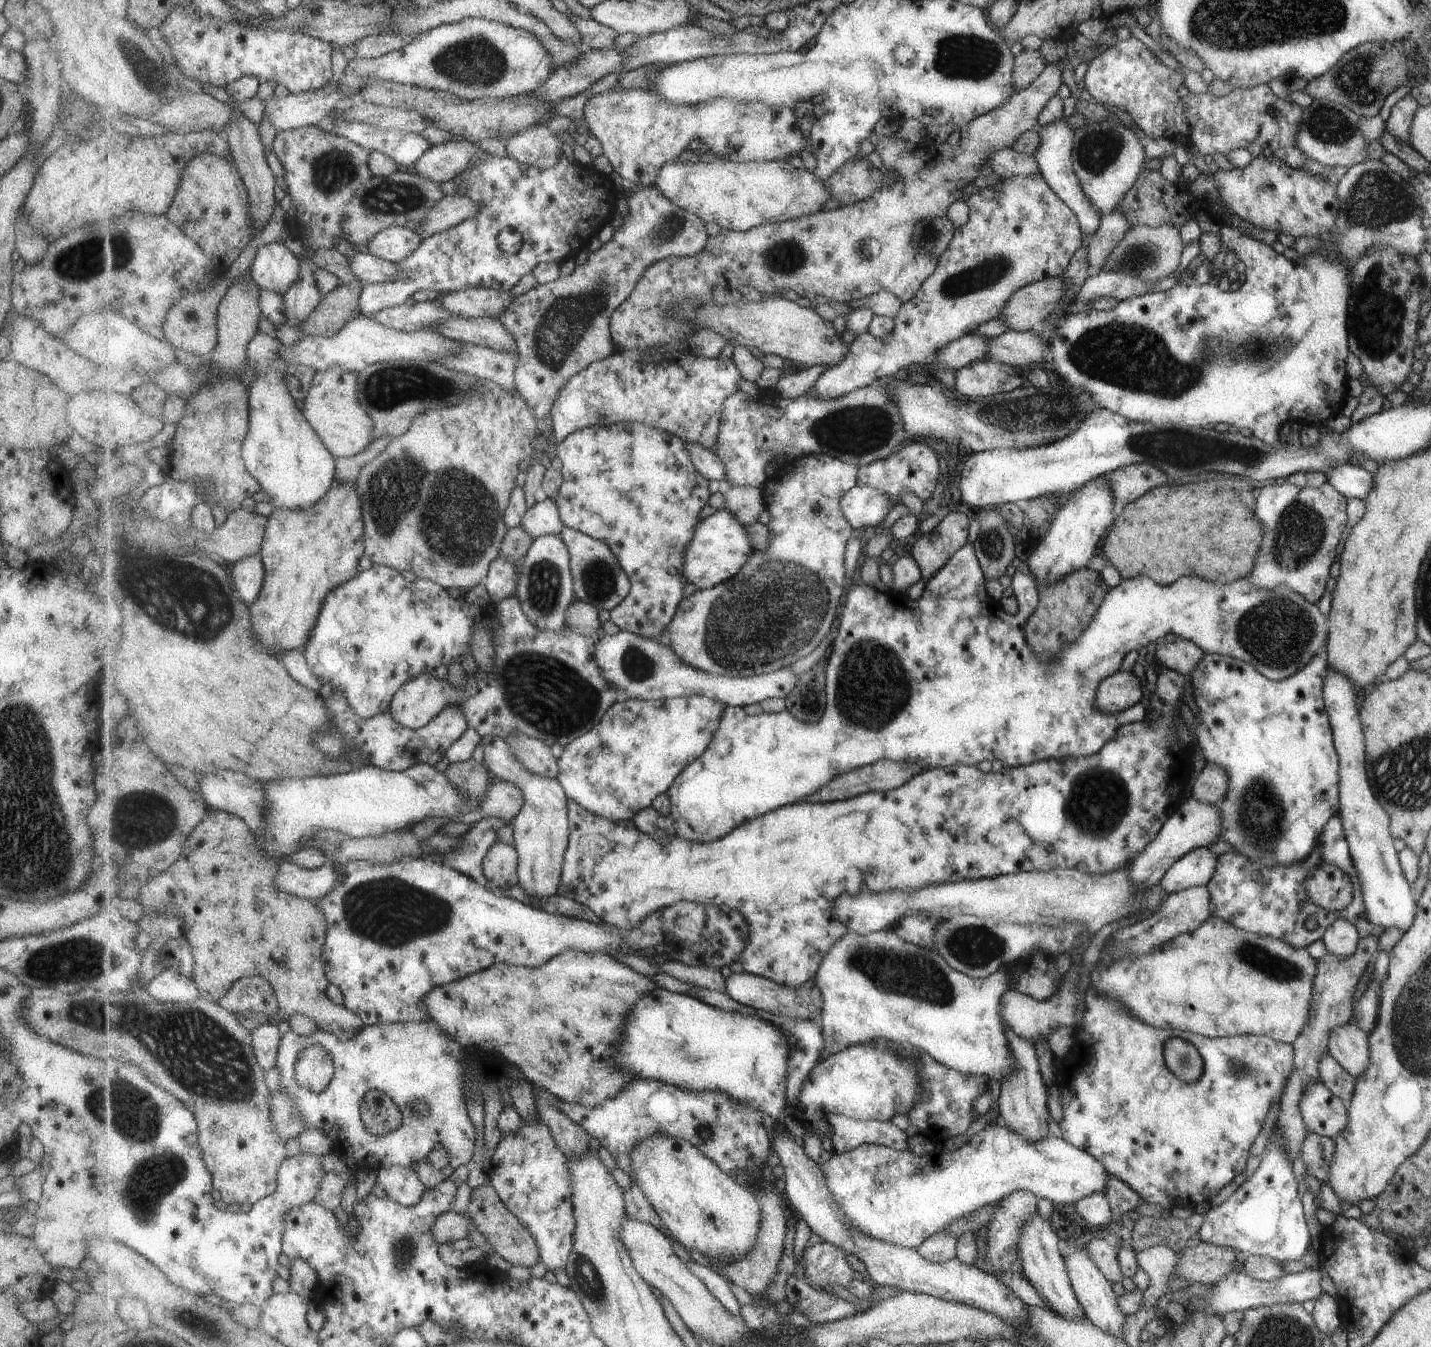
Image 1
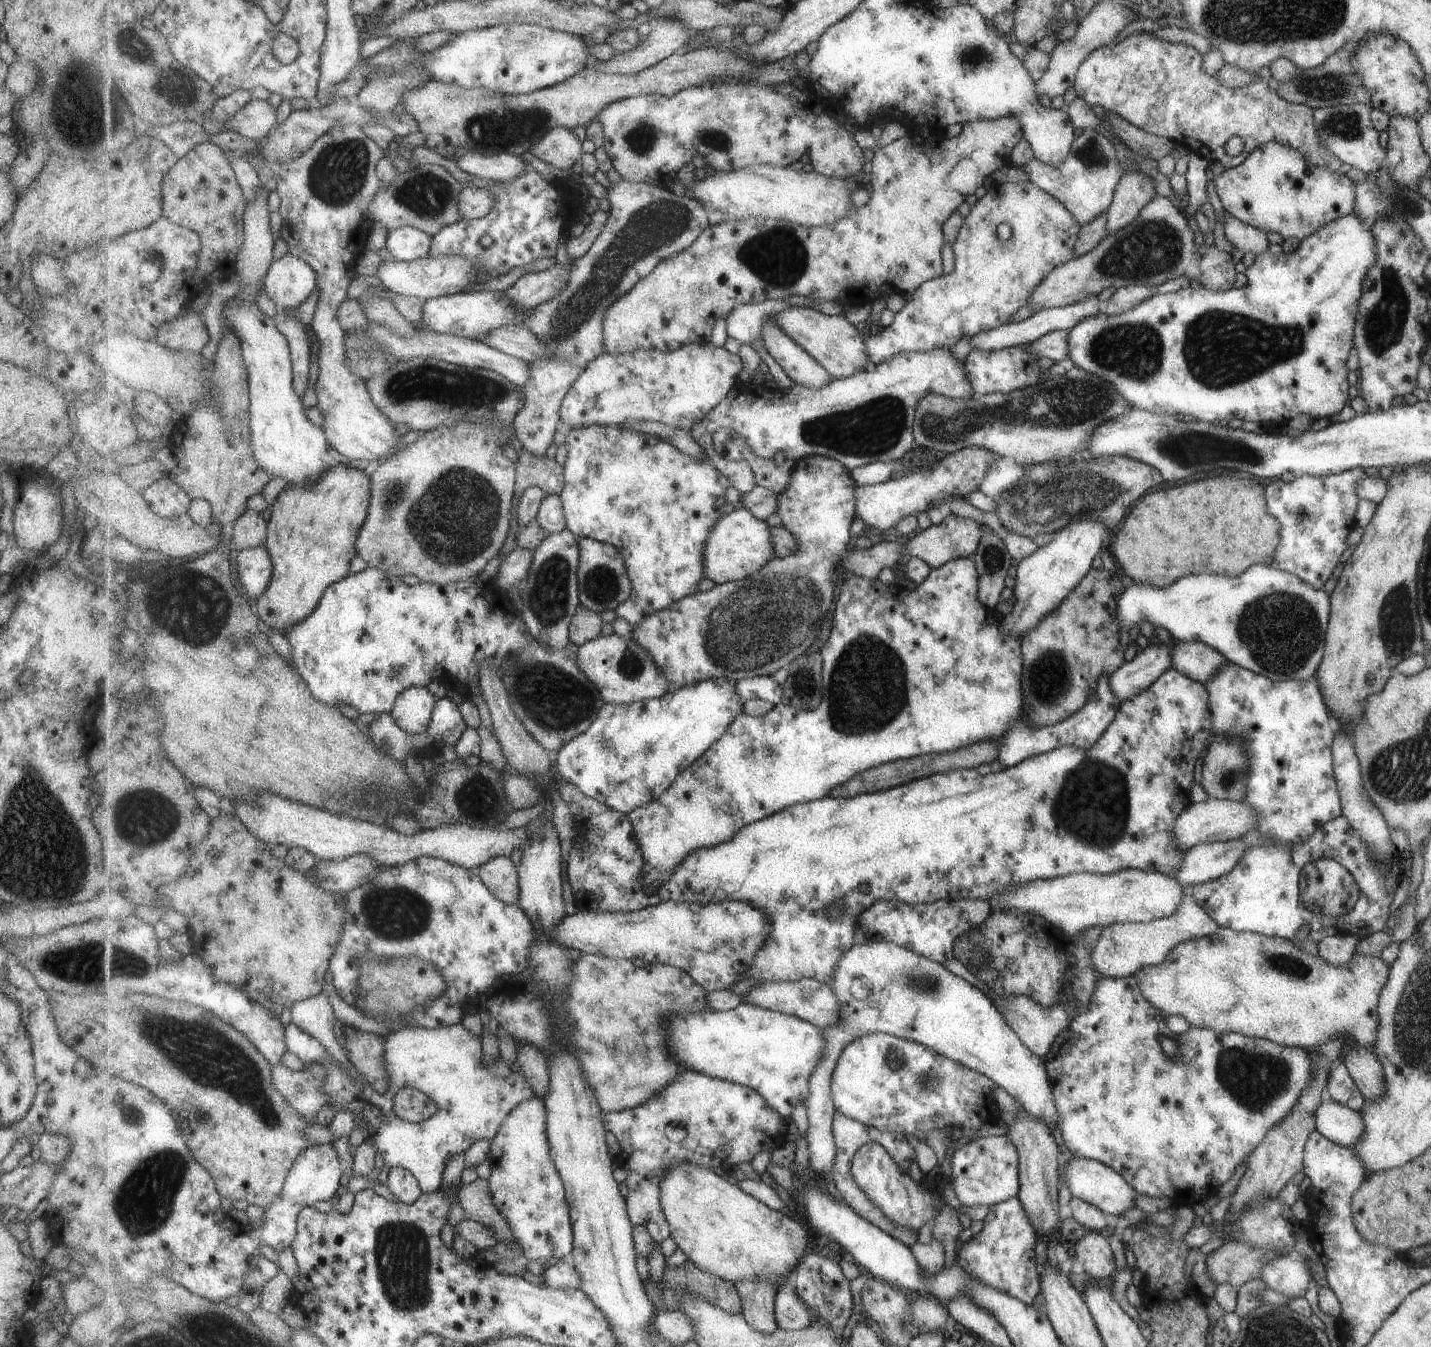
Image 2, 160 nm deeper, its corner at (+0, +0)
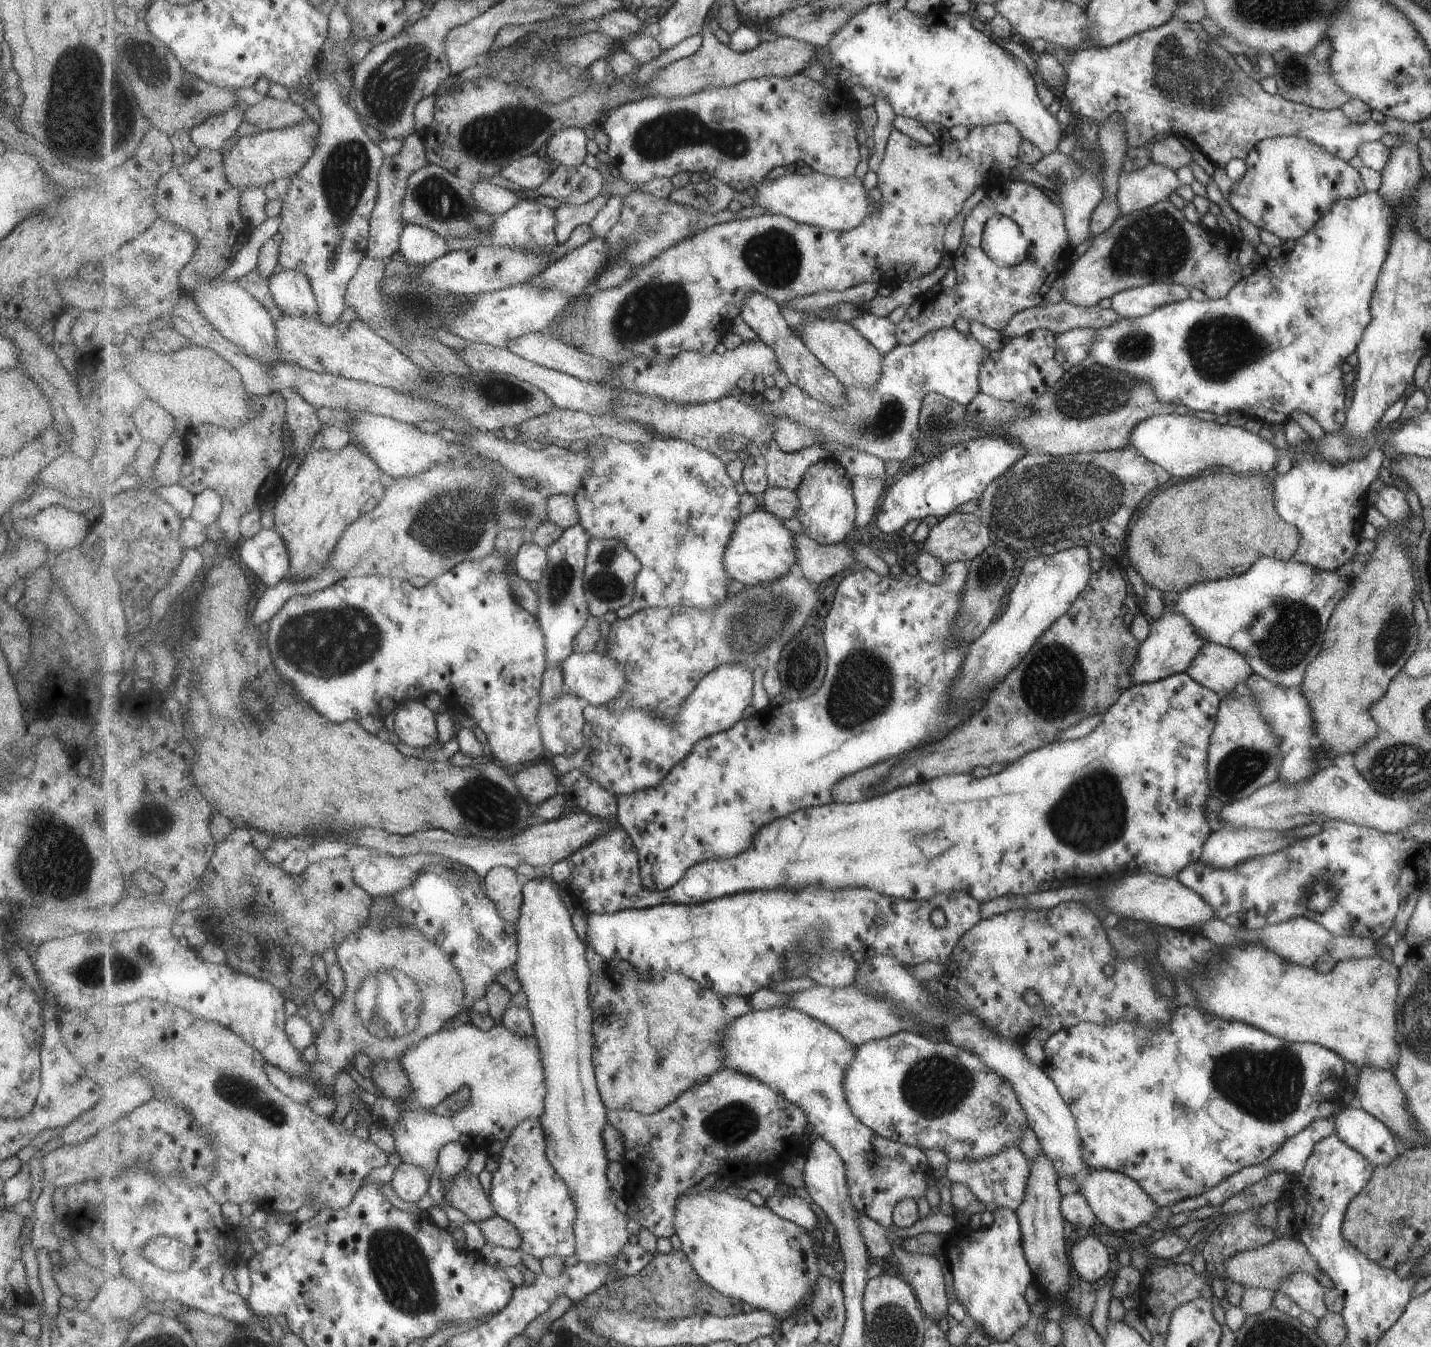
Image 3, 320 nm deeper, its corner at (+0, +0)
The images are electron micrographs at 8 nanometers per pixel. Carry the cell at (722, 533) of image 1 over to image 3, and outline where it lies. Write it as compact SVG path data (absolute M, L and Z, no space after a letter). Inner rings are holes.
M757 508L735 524L735 533L727 546L726 556L723 556L723 564L730 573L730 578L745 585L757 586L785 578L792 571L799 570L795 534L783 524L781 518Z

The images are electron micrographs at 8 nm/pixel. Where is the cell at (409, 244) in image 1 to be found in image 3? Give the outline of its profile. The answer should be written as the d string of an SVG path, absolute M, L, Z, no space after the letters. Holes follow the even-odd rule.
M407 224L401 235L399 257L417 268L427 266L451 252L448 241L430 228Z

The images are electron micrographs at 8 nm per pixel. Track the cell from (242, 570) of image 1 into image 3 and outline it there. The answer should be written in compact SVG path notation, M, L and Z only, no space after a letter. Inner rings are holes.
M274 527L269 530L262 529L251 539L243 539L240 548L240 560L262 581L271 588L287 578L290 570L290 555L282 534Z

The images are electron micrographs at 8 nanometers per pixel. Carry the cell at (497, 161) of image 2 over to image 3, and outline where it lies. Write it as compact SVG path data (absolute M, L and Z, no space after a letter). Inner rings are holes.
M538 155L523 157L507 165L499 174L523 188L539 188L551 178L555 169Z

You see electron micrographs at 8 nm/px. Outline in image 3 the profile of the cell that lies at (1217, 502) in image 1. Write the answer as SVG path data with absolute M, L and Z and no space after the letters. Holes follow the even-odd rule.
M1254 473L1242 474L1207 474L1207 476L1199 476L1187 482L1177 482L1171 484L1169 488L1157 492L1149 503L1139 512L1139 516L1131 522L1130 535L1127 536L1127 543L1125 551L1127 552L1127 559L1129 564L1141 576L1143 582L1151 588L1158 589L1162 593L1177 593L1185 588L1191 587L1195 582L1202 582L1207 580L1214 580L1219 578L1226 578L1235 576L1245 572L1257 558L1273 558L1273 560L1287 561L1298 549L1298 543L1301 539L1298 530L1294 525L1289 525L1286 521L1278 515L1278 512L1273 508L1273 488L1271 482L1267 482L1263 476Z

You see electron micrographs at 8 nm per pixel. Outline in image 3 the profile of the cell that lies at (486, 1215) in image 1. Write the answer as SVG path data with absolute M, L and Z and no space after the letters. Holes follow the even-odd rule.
M469 1169L453 1178L453 1184L447 1190L445 1201L467 1213L475 1224L495 1216L493 1204L485 1194L481 1180Z

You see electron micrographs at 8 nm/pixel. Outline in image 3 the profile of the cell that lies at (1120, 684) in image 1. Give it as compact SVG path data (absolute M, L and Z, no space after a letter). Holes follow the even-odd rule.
M1175 611L1161 614L1157 620L1151 622L1147 638L1139 644L1138 659L1135 660L1134 668L1131 668L1131 680L1135 684L1143 684L1166 679L1171 674L1186 672L1204 643L1183 614Z

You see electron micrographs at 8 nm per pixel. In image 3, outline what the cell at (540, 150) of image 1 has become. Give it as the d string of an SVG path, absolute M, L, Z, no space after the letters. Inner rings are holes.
M568 127L548 140L546 152L557 164L569 167L583 165L587 158L587 140L587 134L581 128Z

